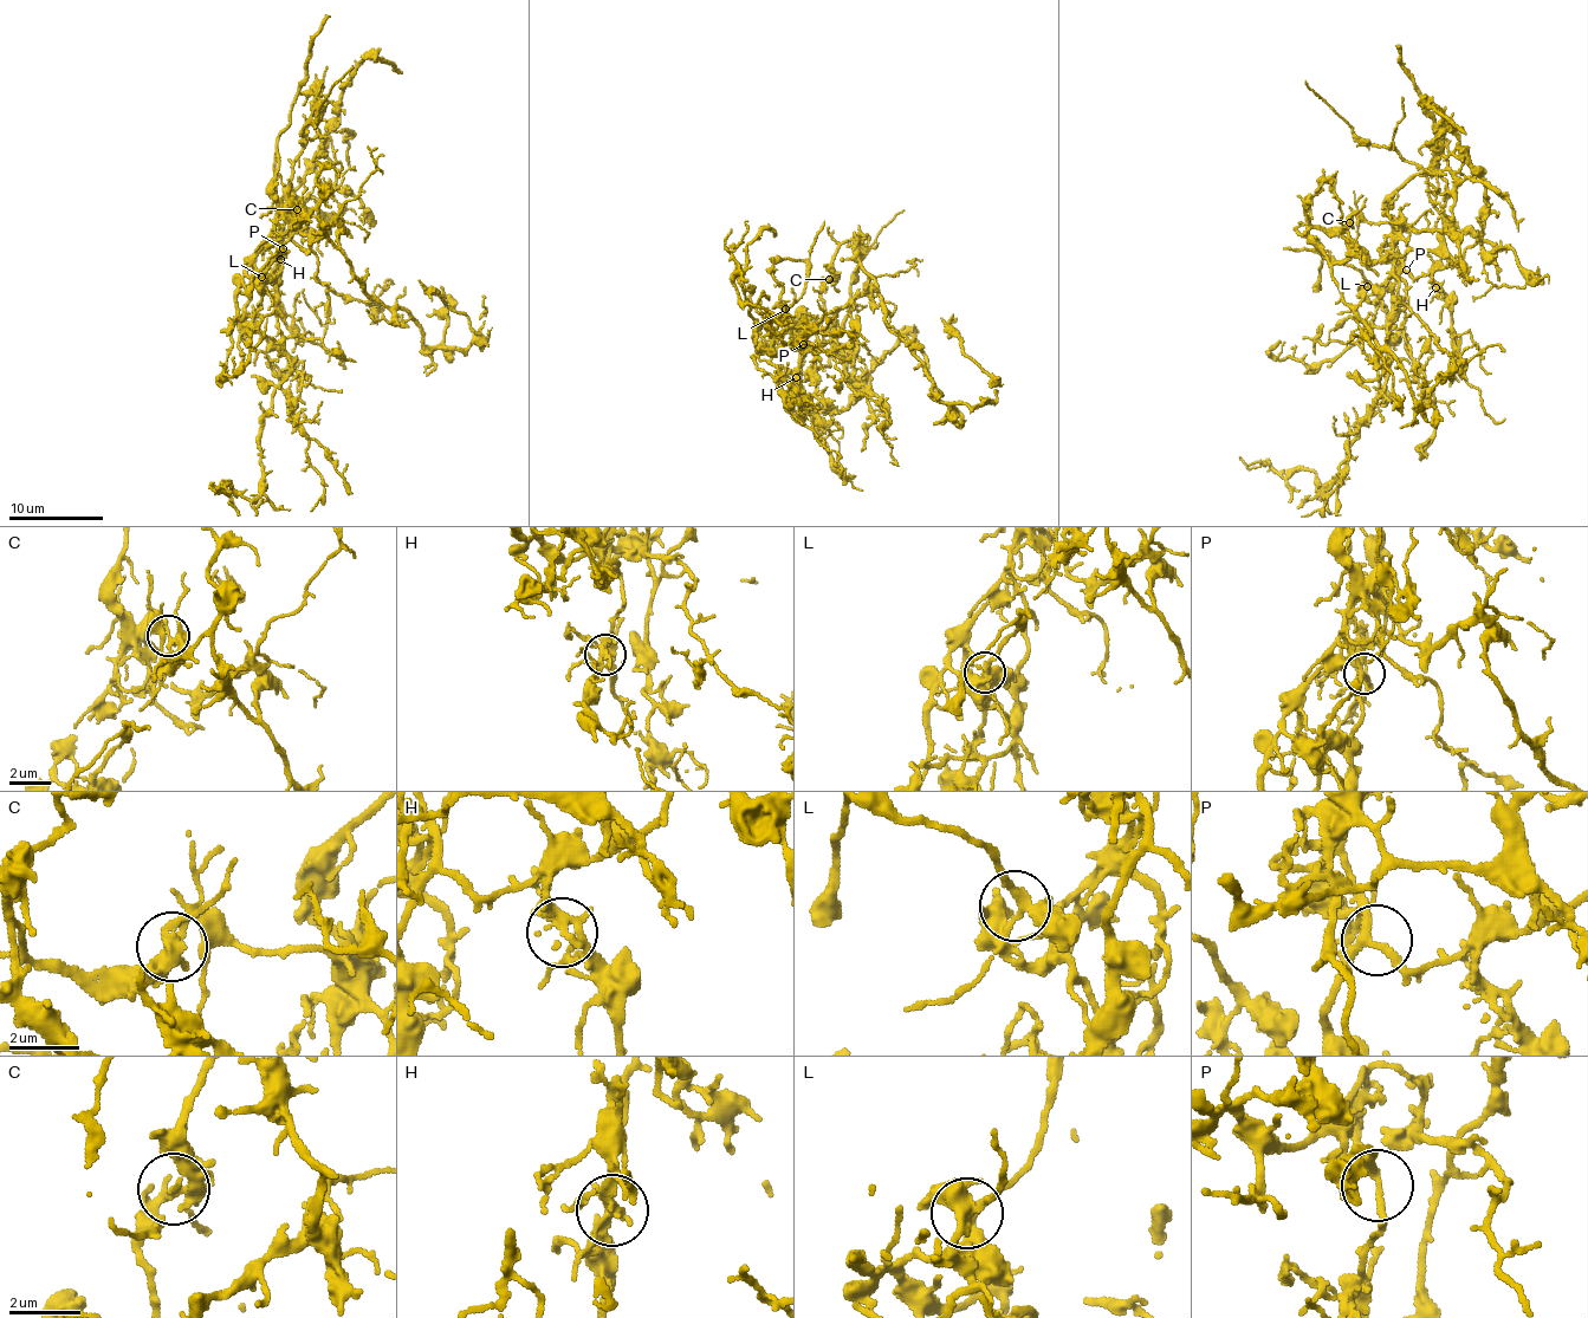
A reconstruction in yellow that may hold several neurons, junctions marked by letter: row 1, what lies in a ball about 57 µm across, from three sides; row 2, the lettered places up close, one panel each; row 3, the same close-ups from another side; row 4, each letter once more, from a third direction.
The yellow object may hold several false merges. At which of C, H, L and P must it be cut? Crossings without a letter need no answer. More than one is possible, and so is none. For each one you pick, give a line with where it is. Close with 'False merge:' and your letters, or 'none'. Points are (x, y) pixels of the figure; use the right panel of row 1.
C: Place: (1349, 222)
H: Place: (1436, 287)
False merge: C, H

